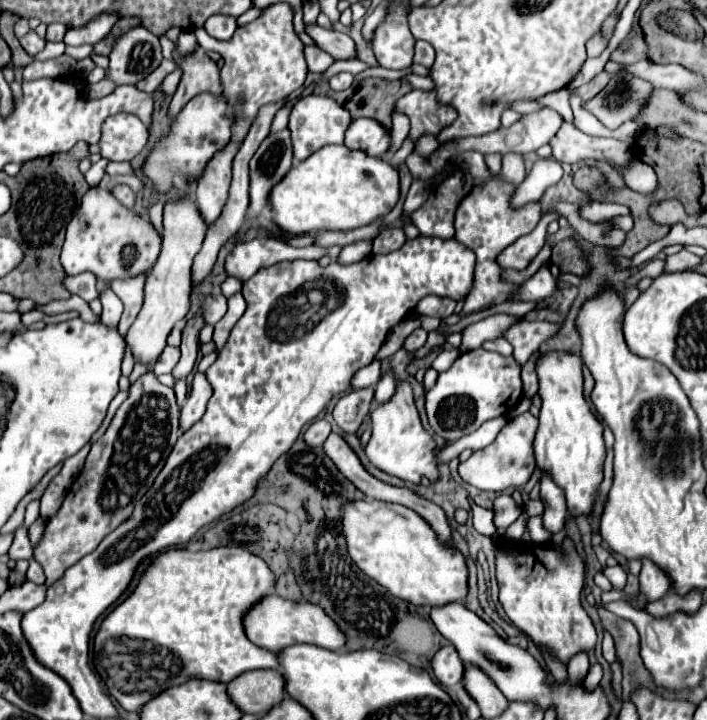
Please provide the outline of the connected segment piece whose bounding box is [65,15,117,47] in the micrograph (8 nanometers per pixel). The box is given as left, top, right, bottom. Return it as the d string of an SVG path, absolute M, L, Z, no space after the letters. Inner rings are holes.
M101 15L99 19L91 21L87 27L69 29L65 35L65 45L73 45L73 47L95 45L109 33L109 29L115 25L115 21L117 21L117 17L113 17L113 15Z

